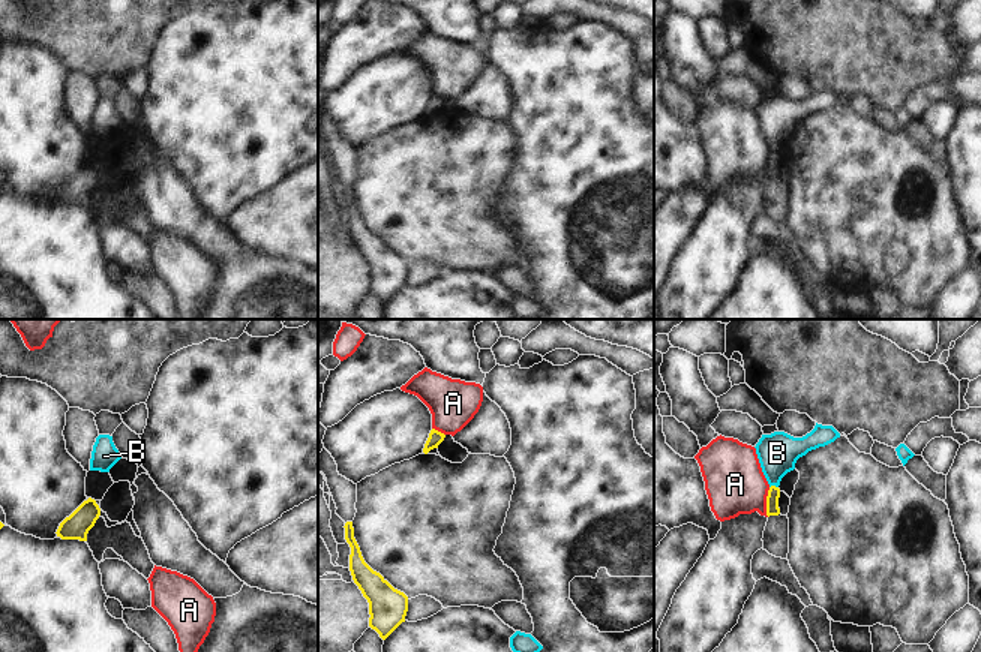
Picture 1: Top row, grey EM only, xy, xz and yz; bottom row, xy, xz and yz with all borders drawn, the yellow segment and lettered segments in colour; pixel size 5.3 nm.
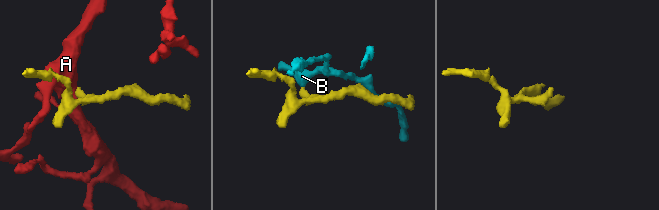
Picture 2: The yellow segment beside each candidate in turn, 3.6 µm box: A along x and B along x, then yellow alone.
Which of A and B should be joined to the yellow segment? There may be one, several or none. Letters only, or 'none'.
none

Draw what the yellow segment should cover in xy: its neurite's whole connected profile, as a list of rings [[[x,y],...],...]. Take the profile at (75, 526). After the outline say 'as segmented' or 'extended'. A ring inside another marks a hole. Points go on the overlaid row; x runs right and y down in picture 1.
[[[88,498],[69,517],[66,517],[60,523],[56,534],[62,540],[87,541],[87,534],[94,526],[99,516],[99,505],[94,499]]]; as segmented

